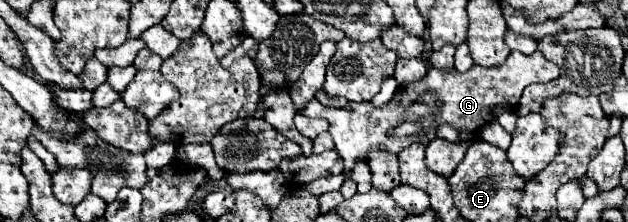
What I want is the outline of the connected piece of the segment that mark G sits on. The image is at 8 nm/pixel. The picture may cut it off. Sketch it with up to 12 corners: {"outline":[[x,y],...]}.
{"outline":[[539,51],[499,67],[431,67],[385,107],[317,99],[349,177],[371,151],[477,131],[559,67]]}

